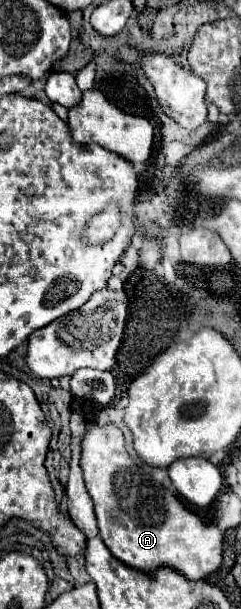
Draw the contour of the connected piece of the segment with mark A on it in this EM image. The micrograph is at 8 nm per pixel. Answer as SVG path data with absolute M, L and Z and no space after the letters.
M89 426L81 448L81 468L95 502L99 532L117 560L145 574L171 568L193 582L205 580L219 570L225 532L214 523L205 524L167 488L153 486L151 476L129 458L123 432L117 426Z

